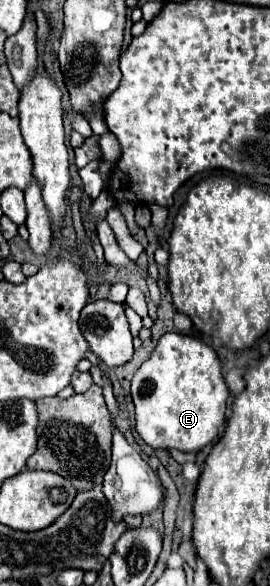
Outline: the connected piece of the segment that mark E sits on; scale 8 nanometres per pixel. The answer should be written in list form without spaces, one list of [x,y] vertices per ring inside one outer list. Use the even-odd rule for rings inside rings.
[[[167,332],[159,338],[149,360],[145,360],[135,372],[131,380],[131,396],[135,404],[135,428],[151,448],[177,448],[183,452],[199,452],[203,446],[211,444],[219,436],[219,428],[225,422],[227,400],[231,394],[221,374],[221,360],[211,346],[195,336]]]

